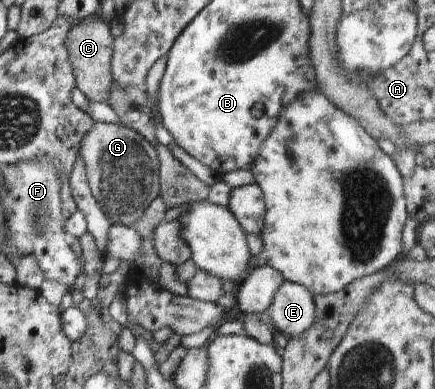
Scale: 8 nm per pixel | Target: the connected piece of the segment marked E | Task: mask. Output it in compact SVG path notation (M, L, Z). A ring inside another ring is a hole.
M284 280L267 309L276 329L288 339L298 337L315 322L313 295L302 285Z

